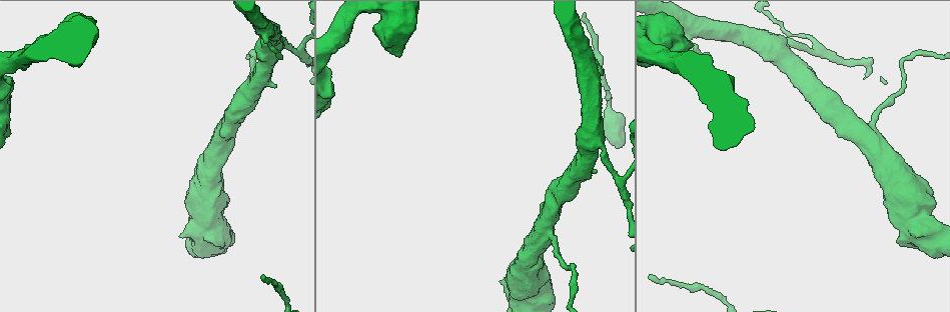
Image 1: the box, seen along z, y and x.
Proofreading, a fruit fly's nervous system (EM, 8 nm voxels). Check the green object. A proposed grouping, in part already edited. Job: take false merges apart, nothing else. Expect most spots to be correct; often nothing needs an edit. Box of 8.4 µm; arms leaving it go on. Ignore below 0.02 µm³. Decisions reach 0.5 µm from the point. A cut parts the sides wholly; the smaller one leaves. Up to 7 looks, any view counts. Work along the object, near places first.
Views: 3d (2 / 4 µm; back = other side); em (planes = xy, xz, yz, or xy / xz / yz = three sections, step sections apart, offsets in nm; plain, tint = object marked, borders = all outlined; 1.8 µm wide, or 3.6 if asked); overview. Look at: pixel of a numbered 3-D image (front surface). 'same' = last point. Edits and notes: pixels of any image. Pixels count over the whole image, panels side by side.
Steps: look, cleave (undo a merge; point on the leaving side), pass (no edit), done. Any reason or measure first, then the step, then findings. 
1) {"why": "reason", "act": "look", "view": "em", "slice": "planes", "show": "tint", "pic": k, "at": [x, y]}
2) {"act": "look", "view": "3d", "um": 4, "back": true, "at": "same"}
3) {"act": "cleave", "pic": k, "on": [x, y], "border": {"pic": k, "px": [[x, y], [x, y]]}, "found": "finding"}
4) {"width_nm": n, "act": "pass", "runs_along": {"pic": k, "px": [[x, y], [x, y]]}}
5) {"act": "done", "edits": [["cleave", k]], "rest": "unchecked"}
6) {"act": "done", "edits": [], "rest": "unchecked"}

{"why": "branch point", "act": "look", "view": "em", "slice": "planes", "show": "tint", "pic": 1, "at": [264, 25]}

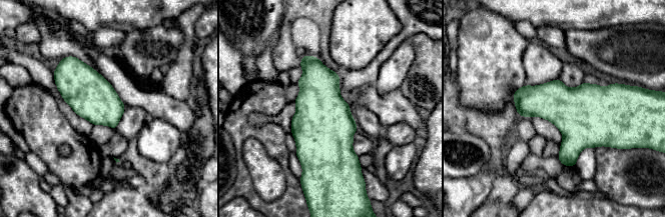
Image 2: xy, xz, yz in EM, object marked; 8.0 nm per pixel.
{"width_nm": 360, "act": "pass", "found": "one neuron here"}

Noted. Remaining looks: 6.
{"why": "three-way junction", "act": "look", "view": "3d", "um": 4, "back": true, "pic": 1, "at": [866, 127]}

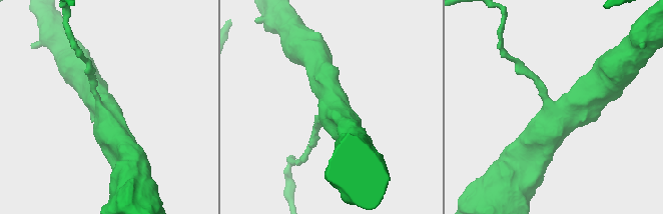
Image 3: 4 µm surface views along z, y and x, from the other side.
{"why": "now the EM", "act": "look", "view": "em", "um": 3.6, "slice": "planes", "show": "borders", "pic": 3, "at": [555, 110]}

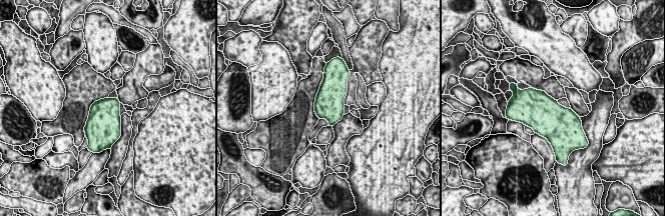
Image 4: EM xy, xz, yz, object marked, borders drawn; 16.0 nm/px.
{"width_nm": 480, "act": "pass", "found": "one neuron here"}

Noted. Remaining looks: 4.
{"why": "thin arm on a thick one", "act": "look", "view": "em", "um": 3.6, "slice": "xz", "step": 16, "show": "tint", "pic": 1, "at": [594, 143]}

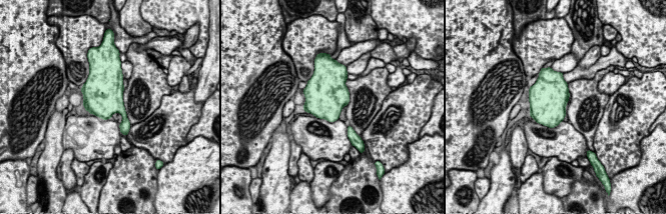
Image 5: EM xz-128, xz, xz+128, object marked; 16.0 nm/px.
{"width_nm": 440, "act": "pass", "found": "continuous, no second neuron"}

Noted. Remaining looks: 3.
{"act": "done", "edits": [], "rest": "unchecked"}

